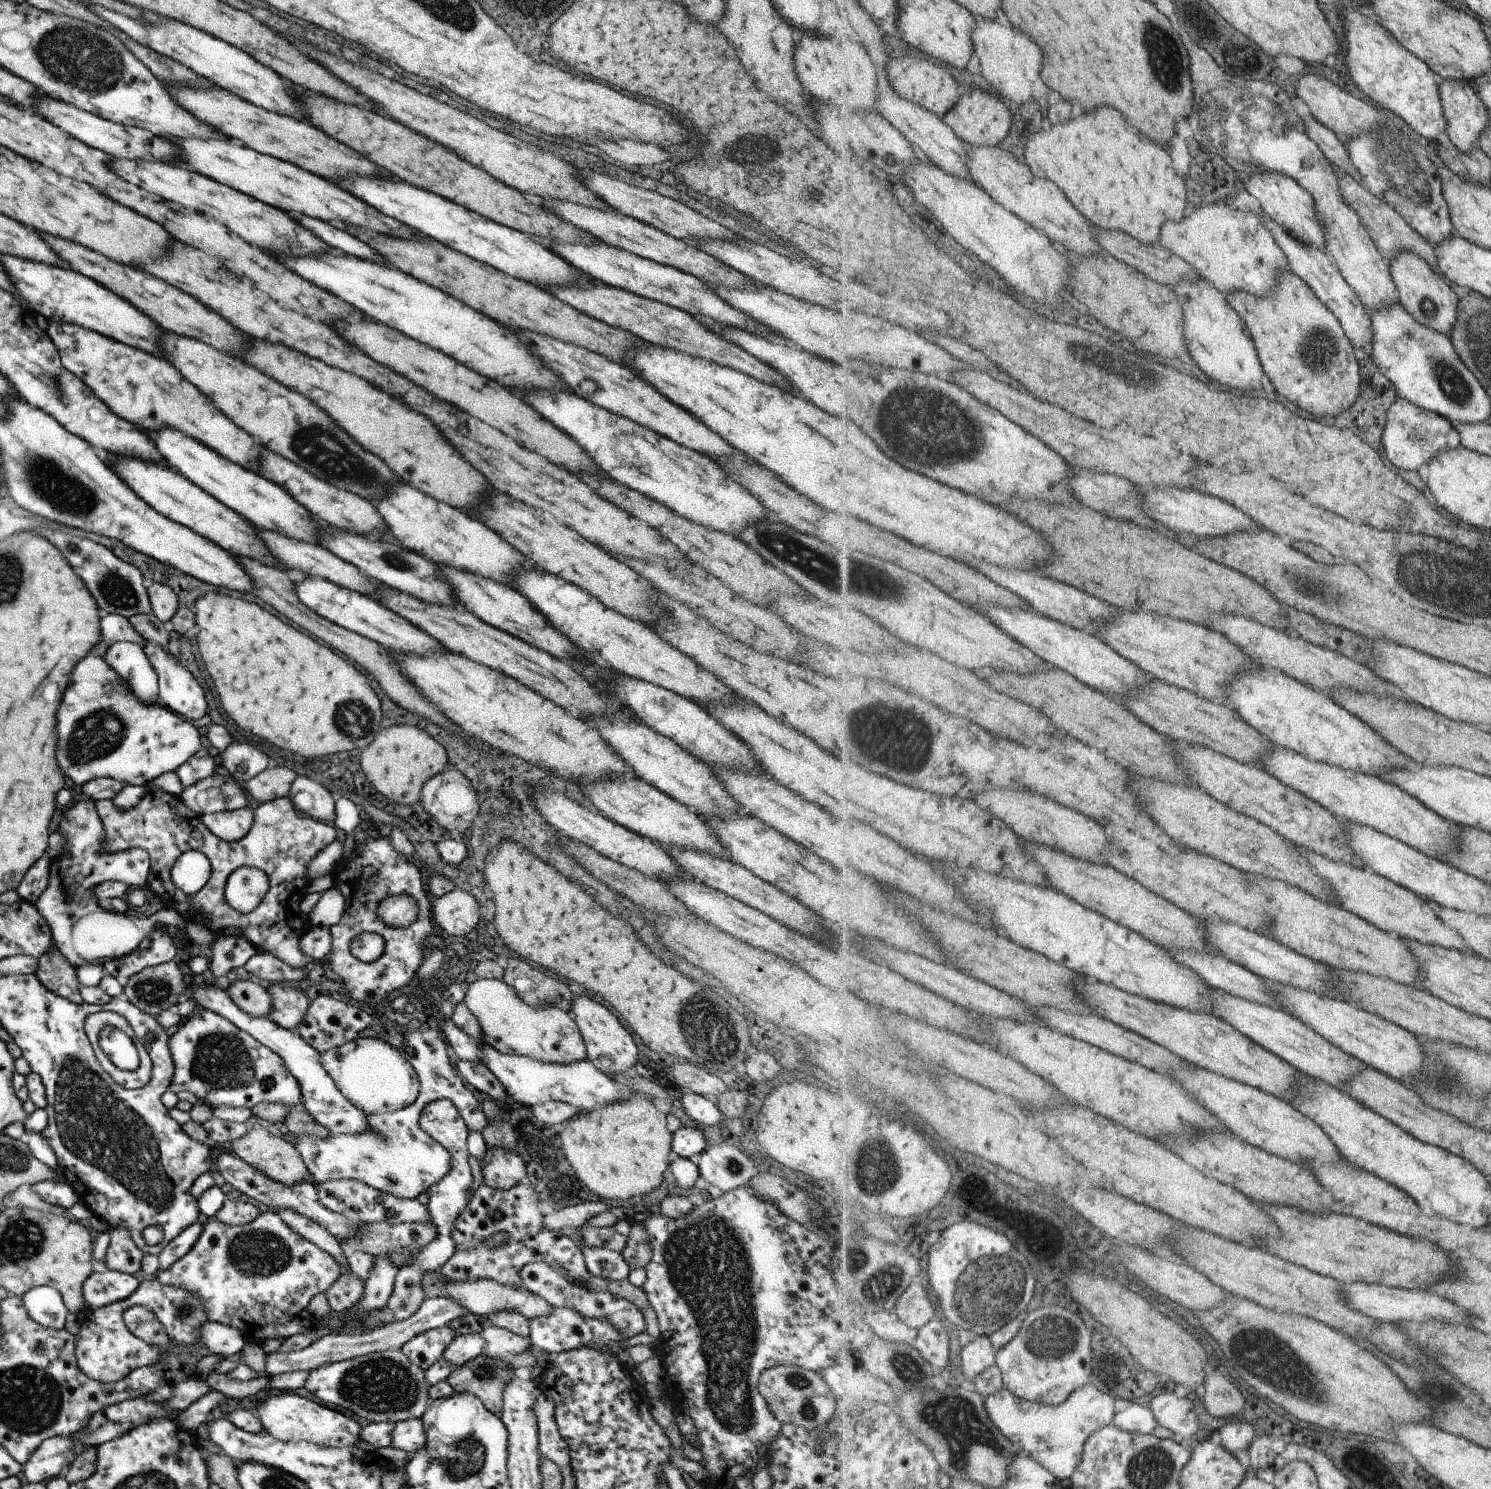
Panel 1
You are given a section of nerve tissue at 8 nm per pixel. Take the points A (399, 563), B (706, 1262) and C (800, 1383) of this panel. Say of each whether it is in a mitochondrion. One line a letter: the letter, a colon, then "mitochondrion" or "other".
A: mitochondrion
B: mitochondrion
C: mitochondrion

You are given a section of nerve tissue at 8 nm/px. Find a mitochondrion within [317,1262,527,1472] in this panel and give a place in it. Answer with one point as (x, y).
(381, 1386)

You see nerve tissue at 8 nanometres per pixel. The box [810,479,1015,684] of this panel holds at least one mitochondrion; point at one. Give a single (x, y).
(870, 582)

